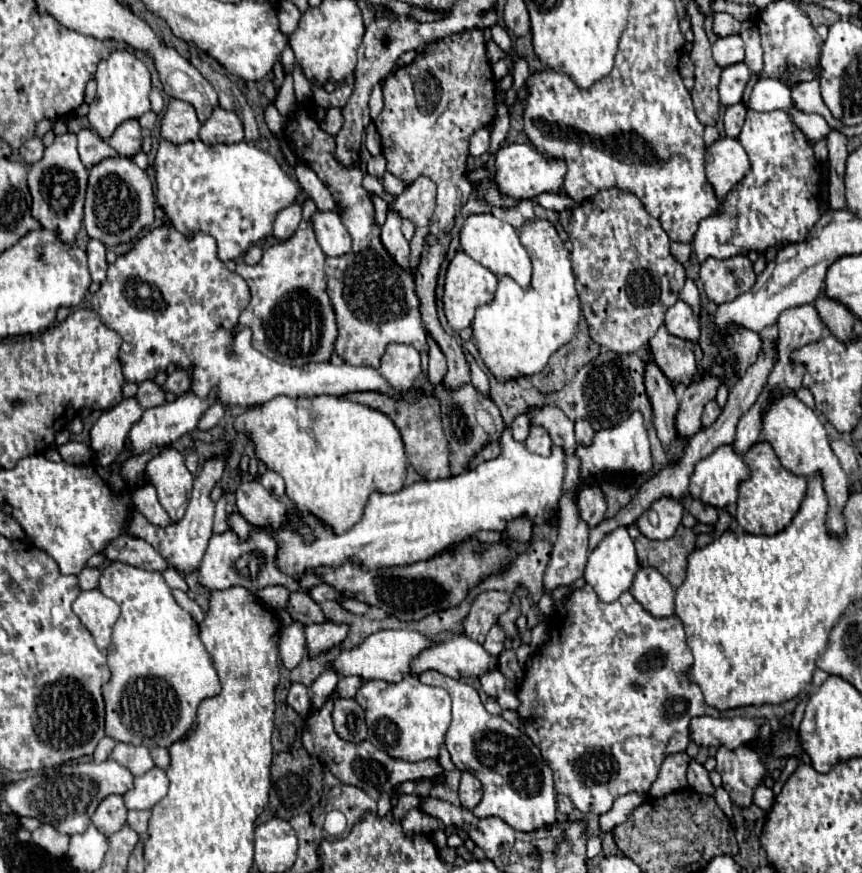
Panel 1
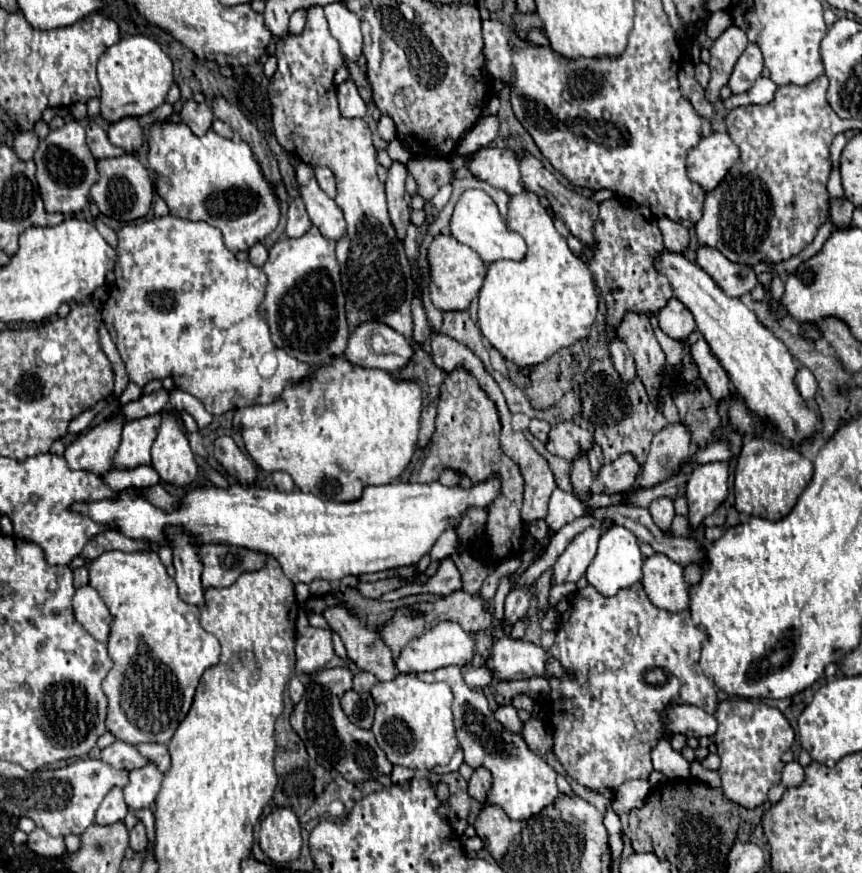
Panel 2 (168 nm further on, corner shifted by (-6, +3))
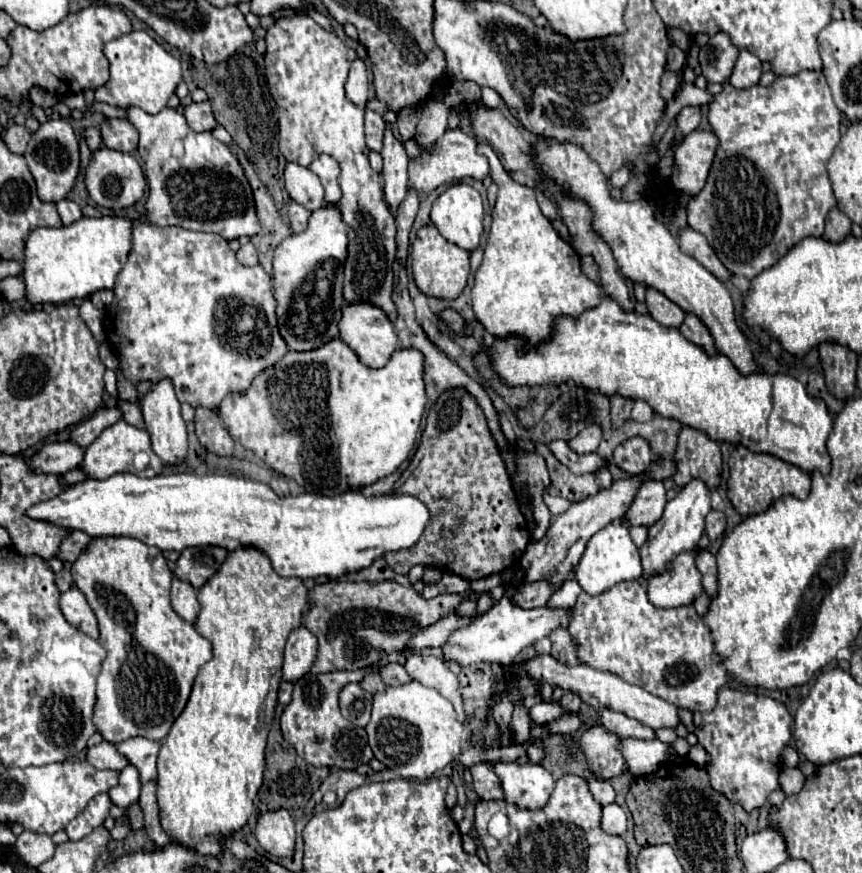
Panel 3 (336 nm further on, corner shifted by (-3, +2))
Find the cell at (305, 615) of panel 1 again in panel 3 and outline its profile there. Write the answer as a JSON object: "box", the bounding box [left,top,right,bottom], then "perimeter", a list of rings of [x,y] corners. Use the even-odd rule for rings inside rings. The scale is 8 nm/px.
{"box":[381,663,411,685],"perimeter":[[[387,663],[381,671],[381,677],[385,679],[387,685],[405,685],[411,681],[411,677],[407,675],[405,667],[399,663]]]}

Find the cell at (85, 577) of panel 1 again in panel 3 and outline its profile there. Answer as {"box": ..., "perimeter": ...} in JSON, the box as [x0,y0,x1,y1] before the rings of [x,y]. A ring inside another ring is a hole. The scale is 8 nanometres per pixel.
{"box":[55,567,73,591],"perimeter":[[[63,567],[61,571],[57,571],[57,573],[55,573],[55,583],[57,583],[59,591],[69,591],[69,589],[73,587],[73,579],[71,579],[69,569]]]}

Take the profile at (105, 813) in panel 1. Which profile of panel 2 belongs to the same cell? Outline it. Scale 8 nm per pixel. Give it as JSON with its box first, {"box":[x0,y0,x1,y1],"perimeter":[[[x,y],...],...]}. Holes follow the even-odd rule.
{"box":[96,788,128,826],"perimeter":[[[116,788],[104,796],[100,808],[96,810],[96,824],[98,826],[110,826],[110,824],[124,820],[126,814],[128,814],[128,806],[124,802],[122,788]]]}

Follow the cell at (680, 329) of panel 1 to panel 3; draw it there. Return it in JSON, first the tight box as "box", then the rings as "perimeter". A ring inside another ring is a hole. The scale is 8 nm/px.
{"box":[645,287,685,327],"perimeter":[[[647,287],[645,305],[649,309],[649,315],[665,327],[679,327],[681,319],[685,319],[683,309],[679,305],[675,305],[671,299],[667,299],[663,293],[653,289],[653,287]]]}

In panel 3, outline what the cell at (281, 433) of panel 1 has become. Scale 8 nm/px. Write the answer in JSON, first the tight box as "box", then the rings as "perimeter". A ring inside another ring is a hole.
{"box":[217,339,427,495],"perimeter":[[[331,339],[329,343],[321,345],[319,349],[313,349],[313,351],[289,351],[281,361],[277,361],[273,367],[261,371],[249,385],[247,391],[243,393],[229,393],[217,407],[219,411],[219,419],[223,421],[223,425],[227,427],[227,431],[231,433],[231,437],[241,443],[245,449],[253,451],[267,467],[271,467],[273,471],[297,481],[307,493],[313,493],[313,495],[341,495],[345,491],[351,491],[351,489],[359,489],[359,487],[367,487],[387,475],[391,475],[407,457],[409,453],[413,451],[413,445],[415,445],[415,437],[419,433],[419,425],[421,425],[421,417],[425,413],[425,405],[427,405],[427,393],[425,393],[425,357],[421,351],[417,349],[397,349],[387,365],[383,365],[381,369],[369,369],[365,367],[359,357],[355,355],[355,351],[341,339]]]}

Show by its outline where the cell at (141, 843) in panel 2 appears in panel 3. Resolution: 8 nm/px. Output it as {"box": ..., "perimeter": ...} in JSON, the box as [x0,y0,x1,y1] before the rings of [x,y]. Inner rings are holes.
{"box":[127,801,143,829],"perimeter":[[[137,801],[127,809],[127,815],[129,815],[129,821],[131,821],[131,829],[141,829],[143,827],[143,811],[141,811]]]}

